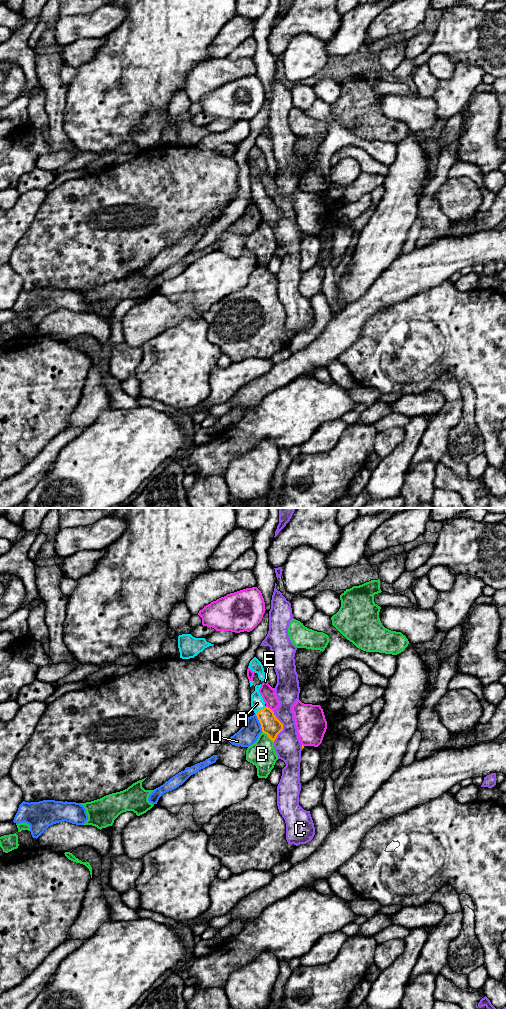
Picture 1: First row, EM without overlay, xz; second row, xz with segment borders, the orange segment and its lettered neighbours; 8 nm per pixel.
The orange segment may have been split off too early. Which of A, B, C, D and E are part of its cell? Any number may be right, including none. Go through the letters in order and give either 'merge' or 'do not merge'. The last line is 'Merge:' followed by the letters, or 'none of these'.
A: merge
B: do not merge
C: do not merge
D: do not merge
E: do not merge
Merge: A

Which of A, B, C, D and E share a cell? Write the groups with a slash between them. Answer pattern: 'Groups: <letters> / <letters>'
Groups: A / B / C / D / E

